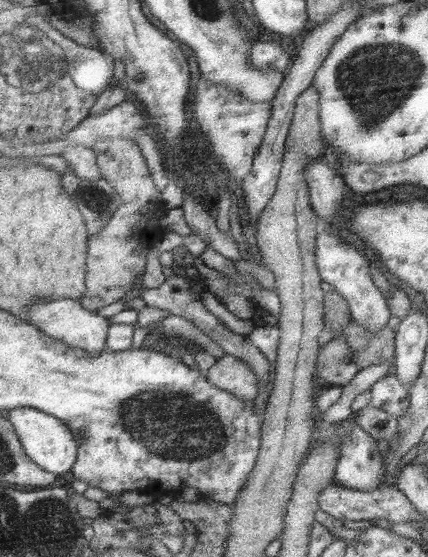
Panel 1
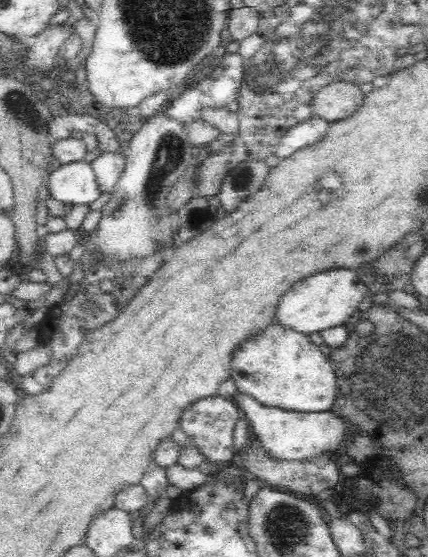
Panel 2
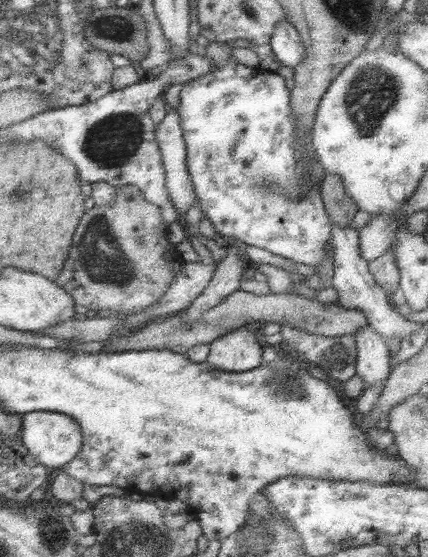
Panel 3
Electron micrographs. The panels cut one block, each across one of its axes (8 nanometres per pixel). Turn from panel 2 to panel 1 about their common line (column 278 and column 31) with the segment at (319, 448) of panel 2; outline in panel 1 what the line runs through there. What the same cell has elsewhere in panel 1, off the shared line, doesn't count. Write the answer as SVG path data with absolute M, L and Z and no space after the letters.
M16 408L6 412L6 416L16 427L17 434L29 458L42 466L43 470L57 475L72 470L77 462L78 450L80 449L72 427L67 426L60 418L35 408Z

